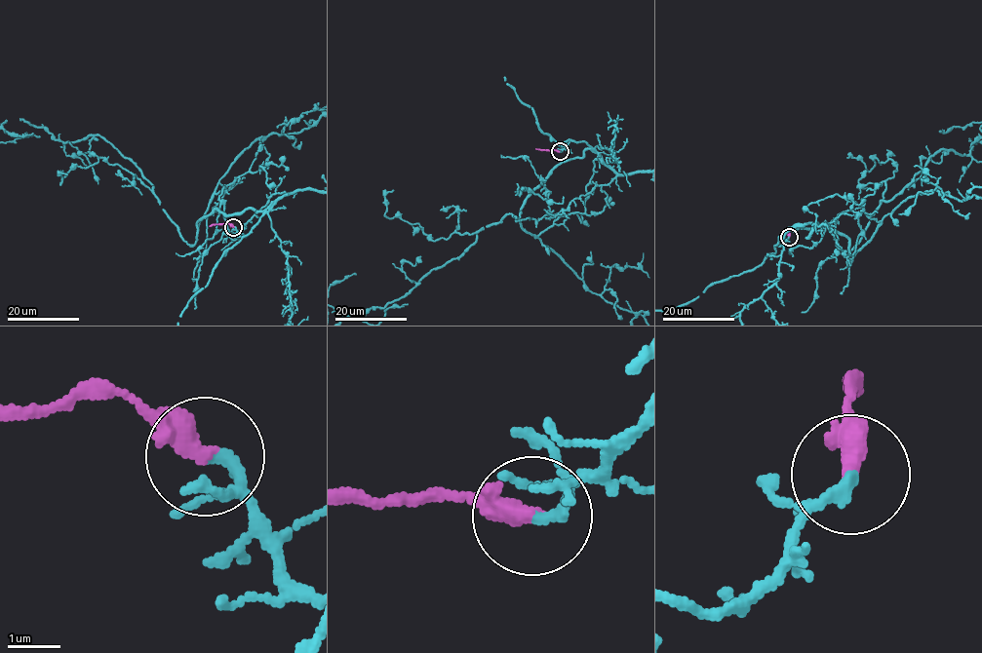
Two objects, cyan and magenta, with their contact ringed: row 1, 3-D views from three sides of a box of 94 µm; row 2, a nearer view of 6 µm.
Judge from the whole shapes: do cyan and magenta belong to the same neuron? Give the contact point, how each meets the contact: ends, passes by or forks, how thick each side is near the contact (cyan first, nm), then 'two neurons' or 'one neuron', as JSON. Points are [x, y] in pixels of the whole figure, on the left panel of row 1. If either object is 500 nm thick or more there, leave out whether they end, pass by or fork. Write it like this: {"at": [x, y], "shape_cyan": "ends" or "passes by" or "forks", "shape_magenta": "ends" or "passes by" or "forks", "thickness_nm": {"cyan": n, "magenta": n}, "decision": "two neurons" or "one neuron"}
{"at": [233, 227], "shape_cyan": "ends", "shape_magenta": "ends", "thickness_nm": {"cyan": 240, "magenta": 440}, "decision": "one neuron"}

